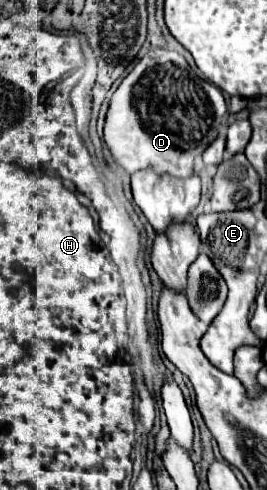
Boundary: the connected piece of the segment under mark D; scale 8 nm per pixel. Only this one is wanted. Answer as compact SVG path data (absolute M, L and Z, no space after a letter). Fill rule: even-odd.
M151 49L121 81L111 97L105 119L105 145L115 163L129 175L151 169L157 175L191 177L195 155L217 139L227 115L227 103L215 85L195 75L183 55Z

